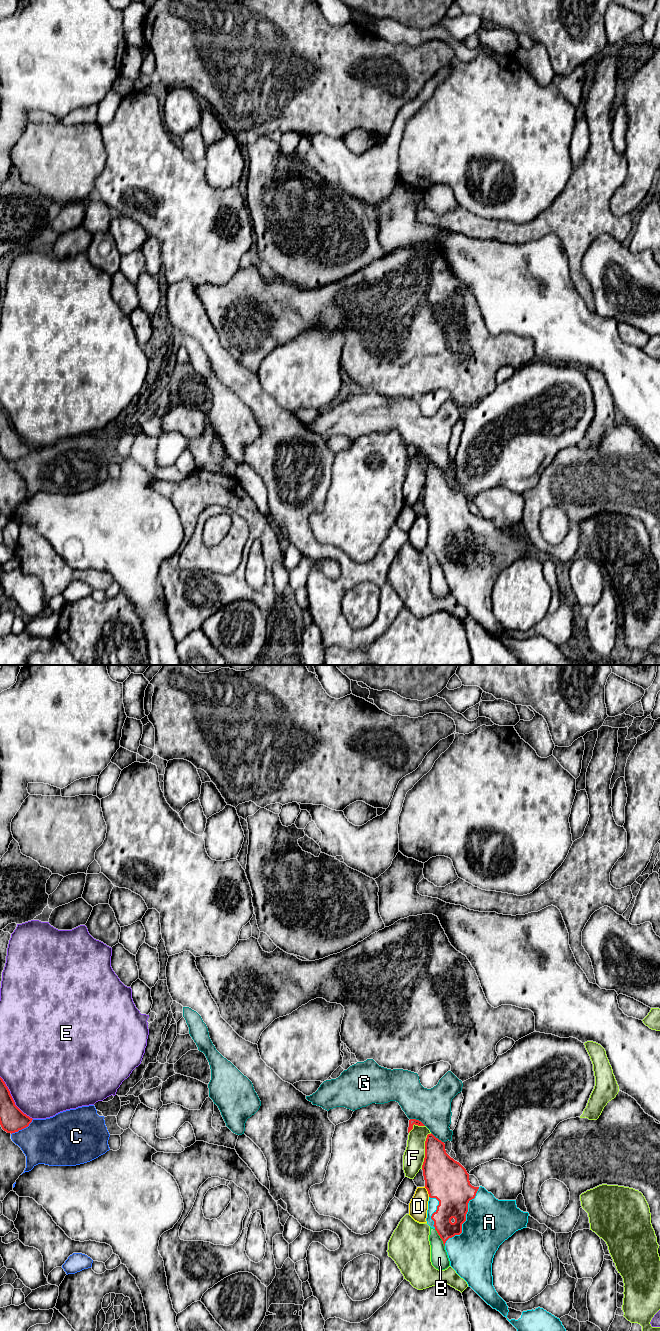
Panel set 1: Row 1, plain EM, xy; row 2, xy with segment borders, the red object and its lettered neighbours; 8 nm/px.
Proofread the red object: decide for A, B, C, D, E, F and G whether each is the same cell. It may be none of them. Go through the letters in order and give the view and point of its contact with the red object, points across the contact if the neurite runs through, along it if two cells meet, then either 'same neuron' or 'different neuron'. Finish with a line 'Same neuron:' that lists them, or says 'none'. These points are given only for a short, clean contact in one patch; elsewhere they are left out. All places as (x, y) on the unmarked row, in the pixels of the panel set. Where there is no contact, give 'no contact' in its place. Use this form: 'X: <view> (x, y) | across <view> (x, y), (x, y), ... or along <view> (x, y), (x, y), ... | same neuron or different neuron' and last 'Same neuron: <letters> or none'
A: xy (465, 547) | same neuron
B: xy (440, 565) | along xy (434, 557), (444, 574) | different neuron
C: xy (22, 456) | different neuron
D: xy (427, 518) | along xy (424, 514), (429, 524) | different neuron
E: xy (12, 427) | different neuron
F: xy (425, 478) | different neuron
G: xy (418, 448) | different neuron
Same neuron: A

